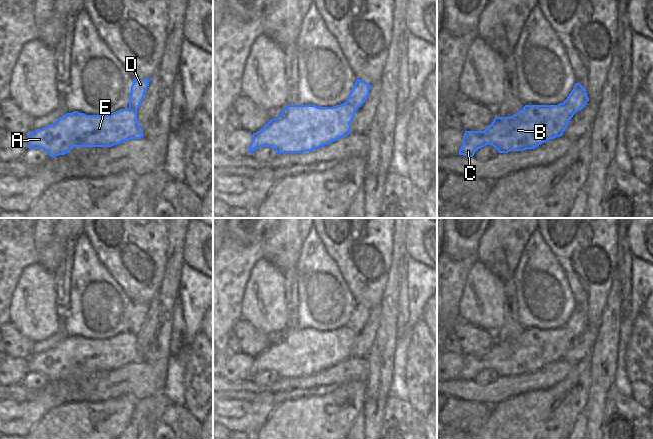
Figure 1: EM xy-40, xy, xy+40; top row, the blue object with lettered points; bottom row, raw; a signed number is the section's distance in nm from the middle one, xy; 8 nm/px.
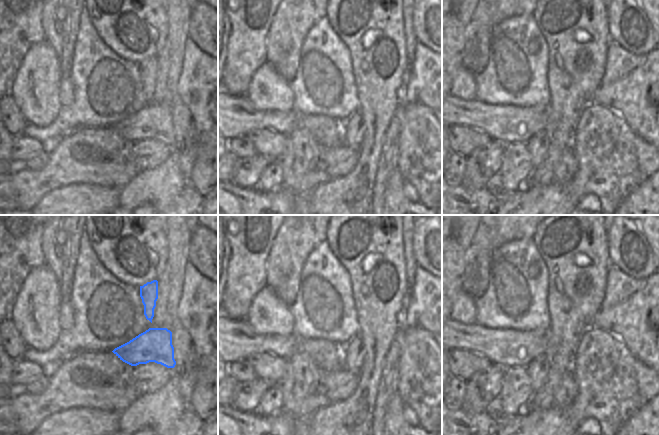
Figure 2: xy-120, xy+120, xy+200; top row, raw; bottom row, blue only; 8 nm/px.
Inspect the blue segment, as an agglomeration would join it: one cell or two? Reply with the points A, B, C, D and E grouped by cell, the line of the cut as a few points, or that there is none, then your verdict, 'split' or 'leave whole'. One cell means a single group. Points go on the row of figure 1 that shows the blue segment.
A B C E / D; cut in xy+40 along (563, 102), (574, 113); split

